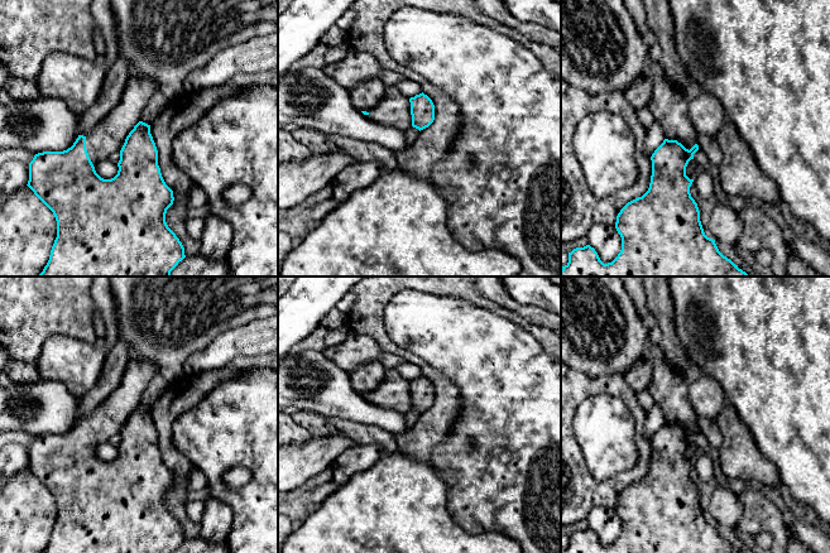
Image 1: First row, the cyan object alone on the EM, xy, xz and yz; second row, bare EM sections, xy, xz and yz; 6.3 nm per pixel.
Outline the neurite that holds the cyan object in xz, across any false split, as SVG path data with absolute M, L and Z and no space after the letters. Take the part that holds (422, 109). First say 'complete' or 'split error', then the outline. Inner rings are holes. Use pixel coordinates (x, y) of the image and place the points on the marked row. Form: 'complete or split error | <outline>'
split error | M390 86L385 88L383 98L370 109L369 117L404 131L412 126L421 131L433 122L435 105L423 92L409 98L397 86Z

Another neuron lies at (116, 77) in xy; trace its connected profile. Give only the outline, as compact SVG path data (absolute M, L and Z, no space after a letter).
M117 53L116 61L106 71L102 88L96 102L80 115L78 135L86 136L87 133L105 119L121 101L125 86L130 78L130 68L123 56Z

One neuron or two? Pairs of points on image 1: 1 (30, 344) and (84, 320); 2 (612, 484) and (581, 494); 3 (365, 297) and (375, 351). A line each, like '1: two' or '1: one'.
1: one
2: one
3: two

